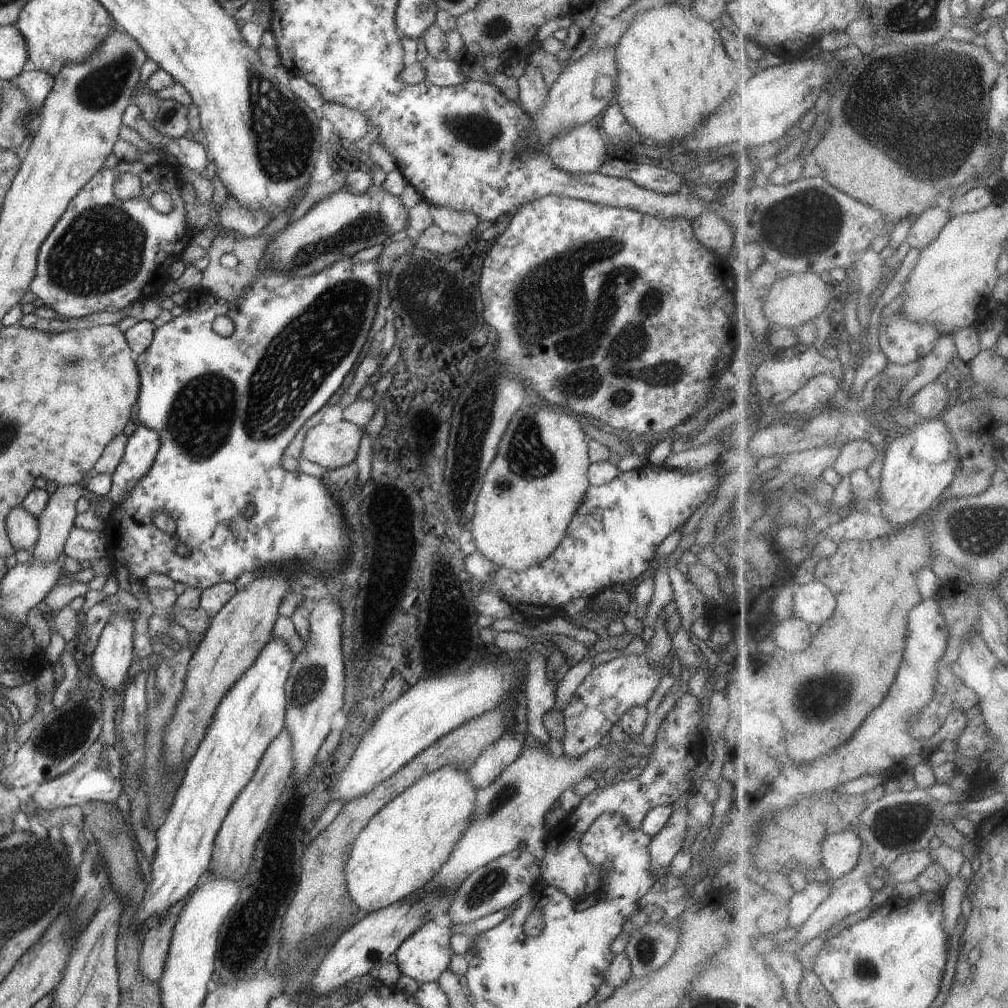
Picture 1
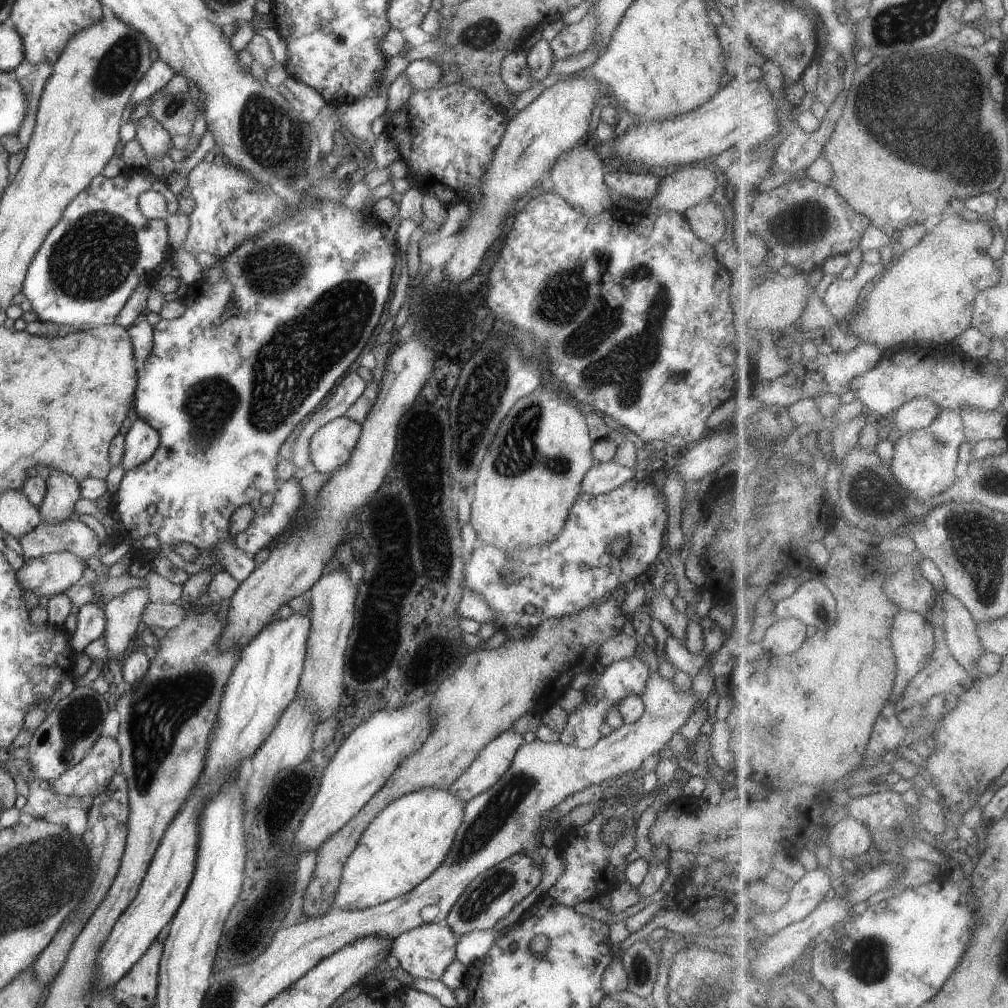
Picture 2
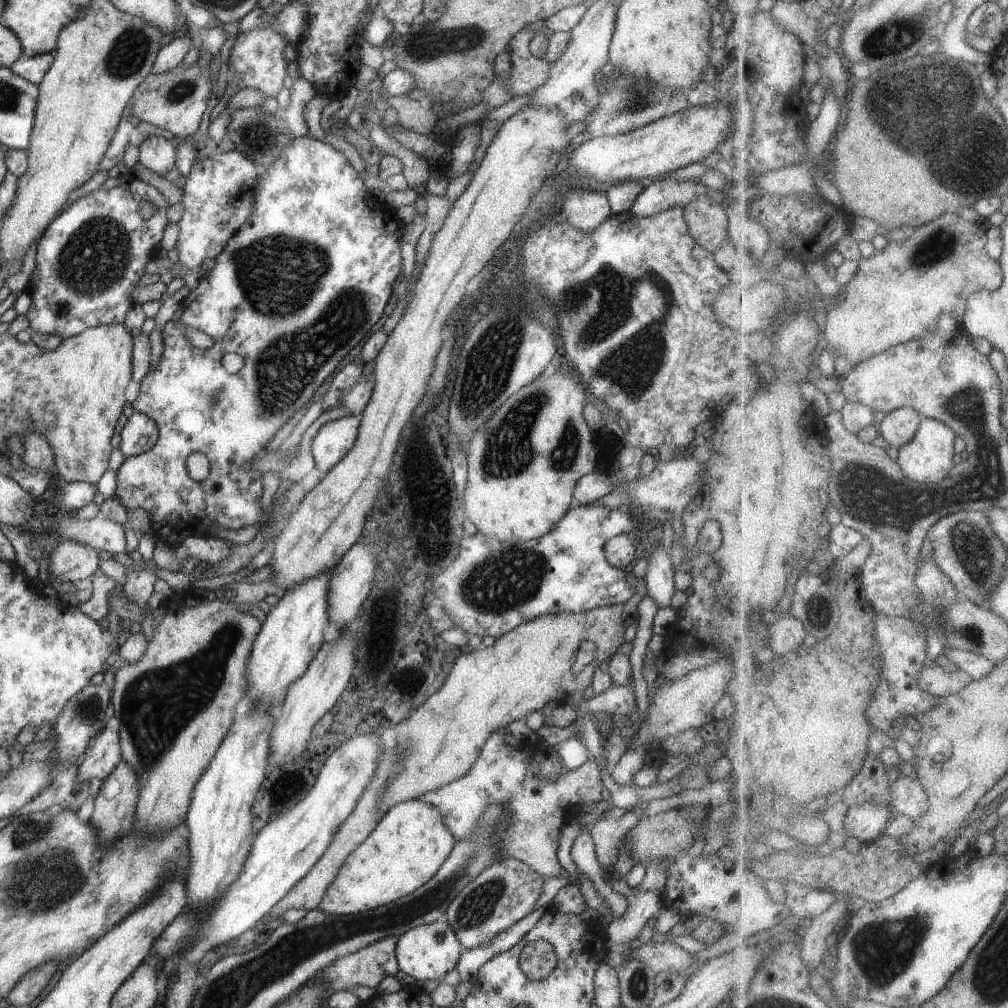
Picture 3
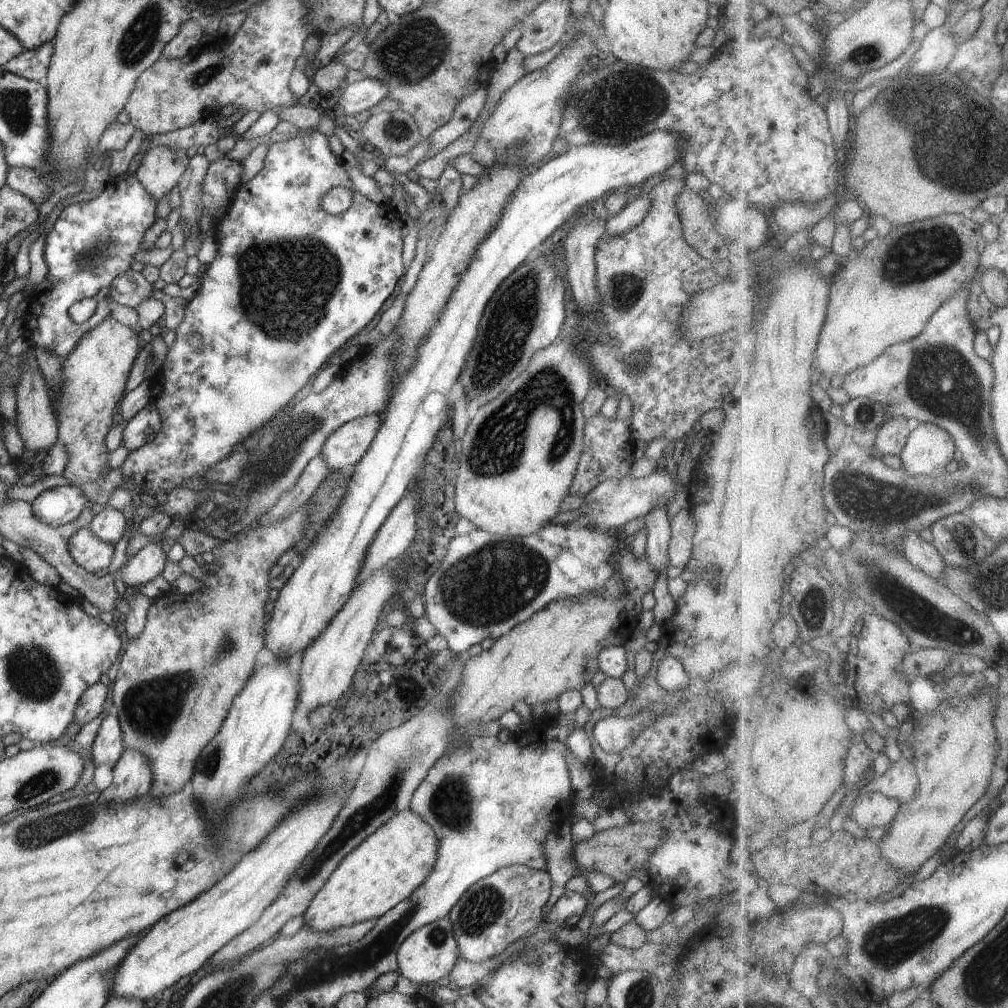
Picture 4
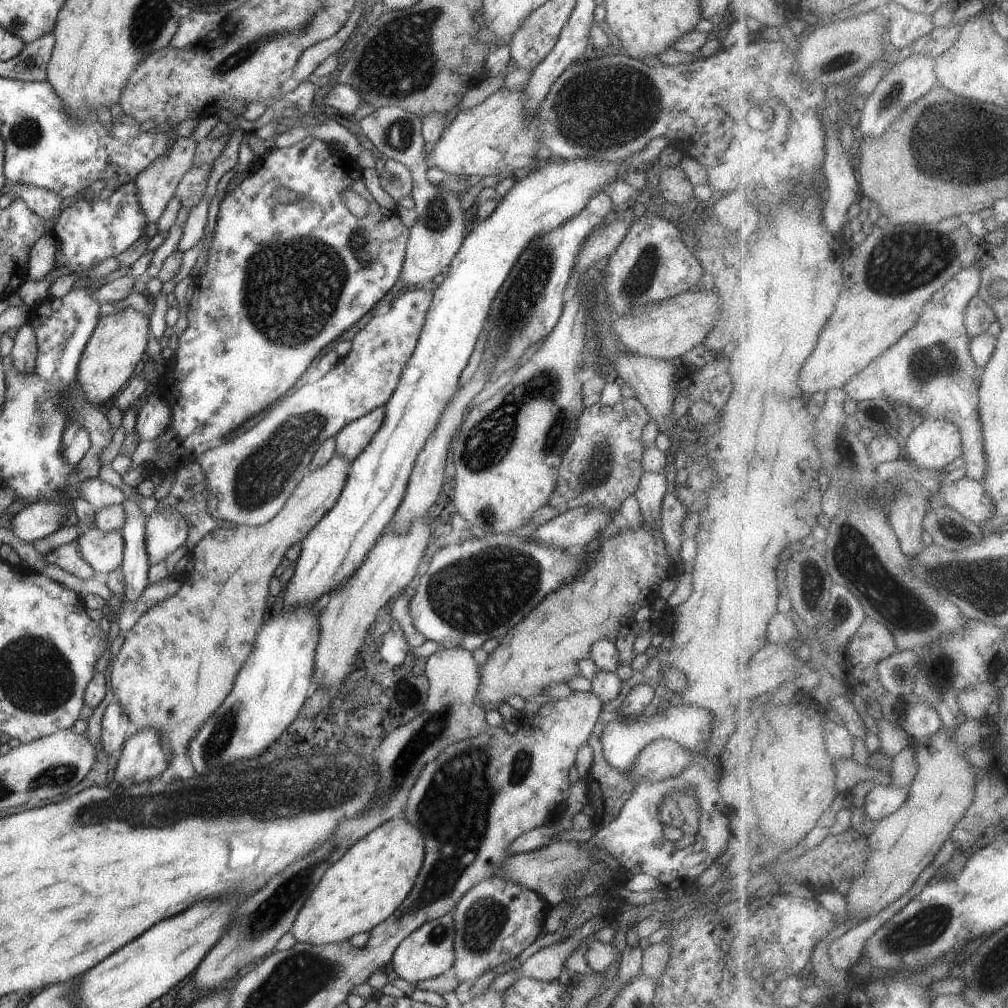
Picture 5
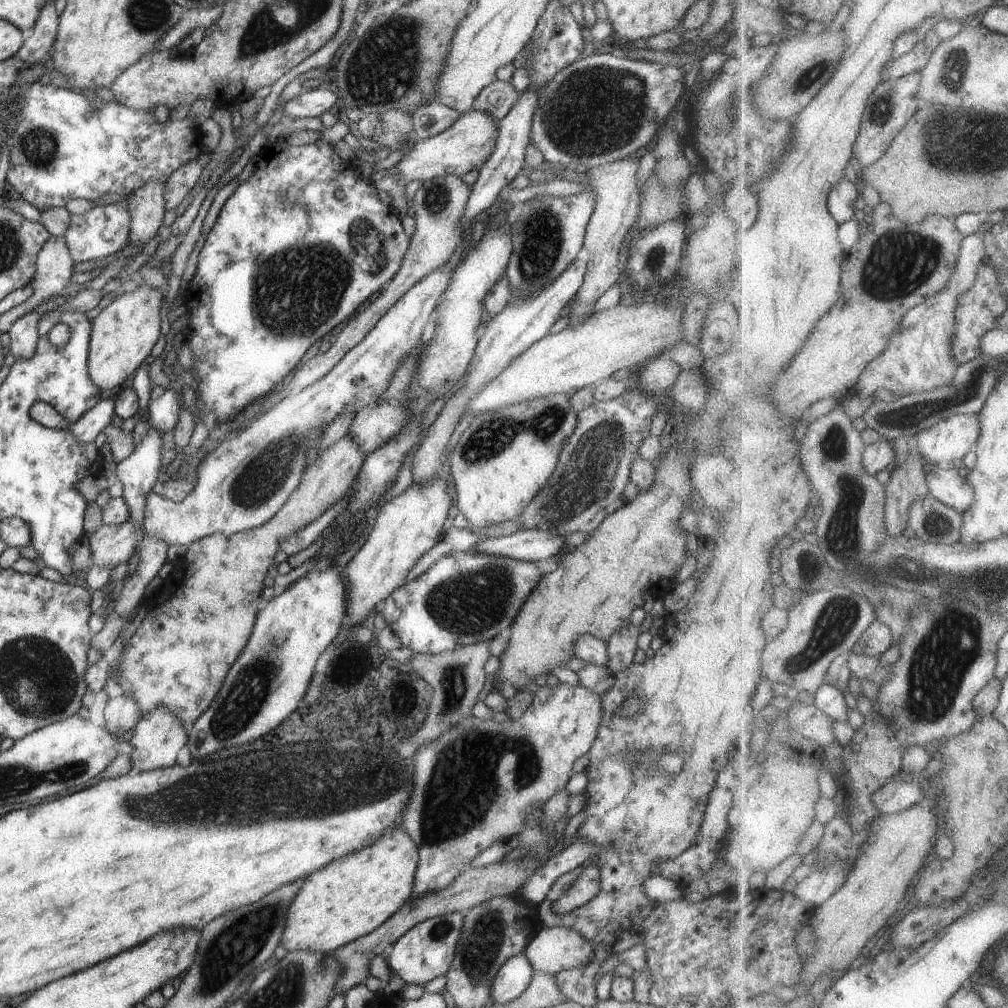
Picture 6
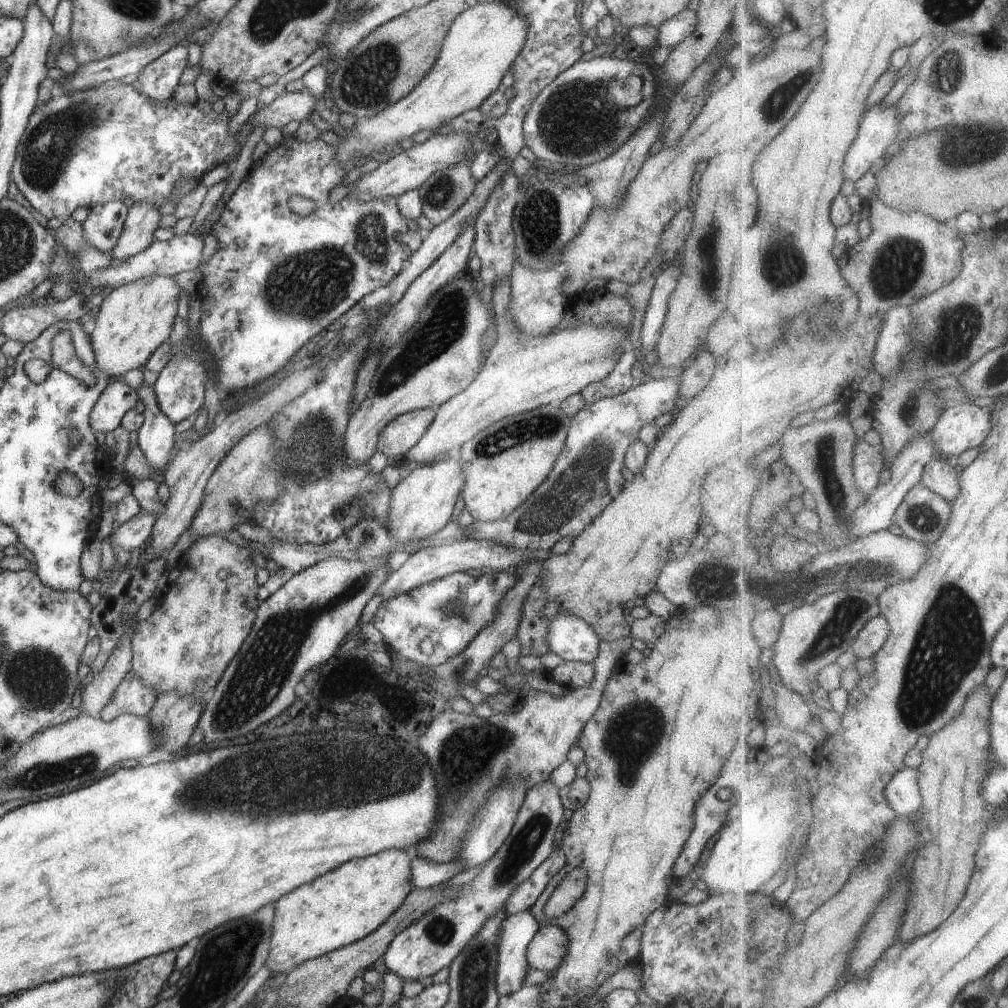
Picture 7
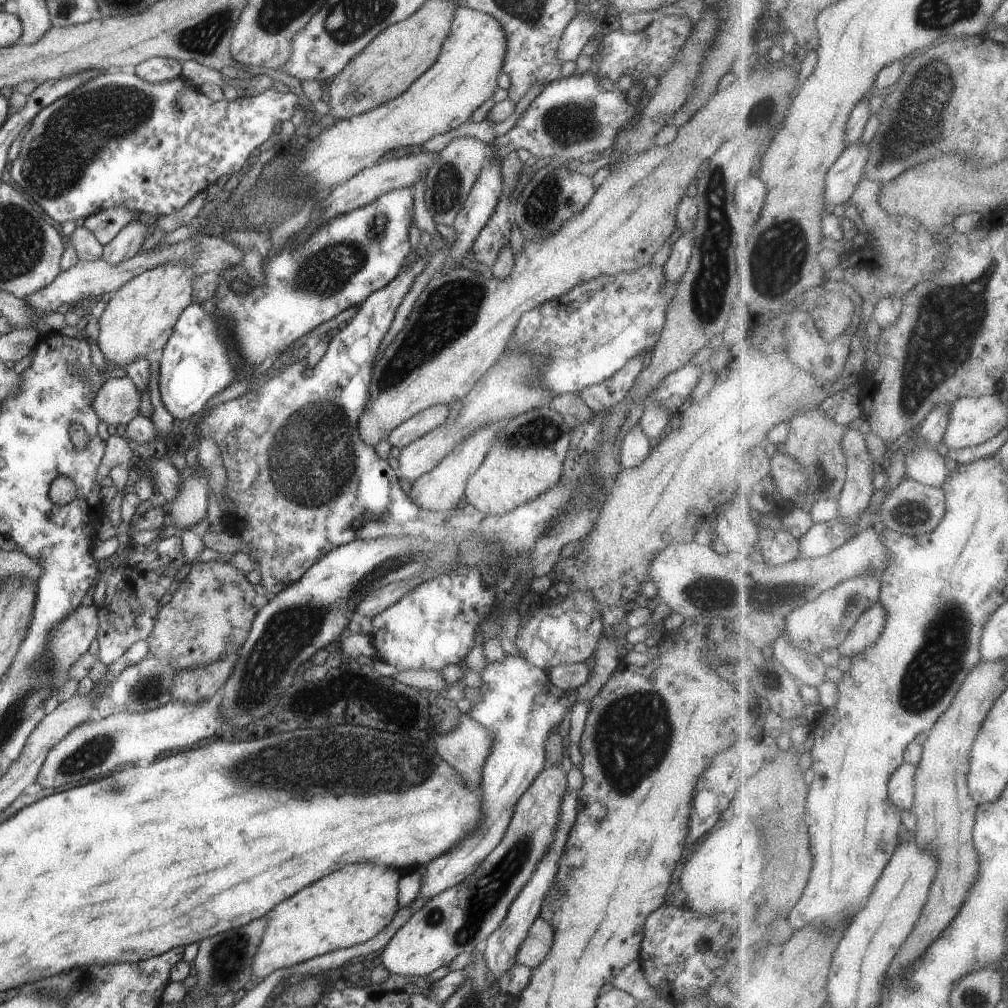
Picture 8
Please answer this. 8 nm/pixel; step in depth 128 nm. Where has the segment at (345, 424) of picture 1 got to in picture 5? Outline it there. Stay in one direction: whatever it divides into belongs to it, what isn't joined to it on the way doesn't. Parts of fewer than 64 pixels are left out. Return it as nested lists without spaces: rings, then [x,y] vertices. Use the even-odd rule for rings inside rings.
[[[385,406],[347,424],[335,436],[335,455],[352,462],[366,448],[385,417]]]

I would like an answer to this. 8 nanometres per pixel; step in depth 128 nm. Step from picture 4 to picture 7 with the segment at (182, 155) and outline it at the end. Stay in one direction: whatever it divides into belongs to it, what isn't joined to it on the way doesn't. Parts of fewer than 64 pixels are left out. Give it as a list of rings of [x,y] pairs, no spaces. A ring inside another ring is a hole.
[[[144,199],[133,203],[116,246],[109,250],[112,259],[130,258],[148,248],[155,240],[153,234],[159,227],[161,217],[159,208],[151,200]]]

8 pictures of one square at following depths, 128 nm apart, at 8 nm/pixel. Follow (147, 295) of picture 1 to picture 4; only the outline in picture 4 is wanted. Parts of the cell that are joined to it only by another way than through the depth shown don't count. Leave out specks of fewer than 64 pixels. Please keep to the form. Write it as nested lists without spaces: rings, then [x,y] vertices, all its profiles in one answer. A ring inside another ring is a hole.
[[[128,173],[108,182],[98,198],[69,205],[62,209],[52,230],[45,236],[44,240],[44,260],[48,266],[46,278],[52,282],[52,286],[45,291],[36,293],[31,298],[26,316],[23,319],[26,338],[31,339],[34,346],[38,345],[55,350],[64,358],[73,351],[78,341],[91,328],[108,318],[112,318],[112,308],[115,304],[109,298],[111,286],[114,280],[120,278],[123,272],[130,269],[134,254],[141,249],[143,240],[148,235],[146,230],[157,219],[156,204],[154,197],[143,187],[135,173]],[[88,297],[97,300],[97,308],[94,314],[81,324],[72,321],[72,318],[68,315],[68,308],[78,300],[84,300]]]

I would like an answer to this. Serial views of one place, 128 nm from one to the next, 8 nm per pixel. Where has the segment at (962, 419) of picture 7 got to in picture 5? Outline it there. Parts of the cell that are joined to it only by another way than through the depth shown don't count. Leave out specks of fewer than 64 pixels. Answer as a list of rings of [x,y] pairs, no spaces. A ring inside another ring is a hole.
[[[932,417],[912,430],[904,440],[905,456],[920,468],[945,469],[965,453],[965,440],[956,423]]]

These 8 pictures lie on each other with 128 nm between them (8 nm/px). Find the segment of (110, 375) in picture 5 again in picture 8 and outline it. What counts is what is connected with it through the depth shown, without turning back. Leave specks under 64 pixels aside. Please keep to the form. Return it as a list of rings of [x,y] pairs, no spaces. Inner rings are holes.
[[[164,262],[124,284],[106,299],[106,309],[99,319],[100,334],[96,338],[110,368],[126,366],[136,358],[147,358],[150,352],[162,350],[173,334],[180,314],[192,304],[192,282],[196,272],[188,266]]]

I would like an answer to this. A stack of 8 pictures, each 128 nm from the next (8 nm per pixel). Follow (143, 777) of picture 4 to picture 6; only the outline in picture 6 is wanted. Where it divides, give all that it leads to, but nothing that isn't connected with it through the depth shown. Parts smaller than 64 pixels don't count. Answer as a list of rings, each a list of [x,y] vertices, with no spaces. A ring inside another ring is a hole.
[[[158,707],[148,714],[143,714],[130,732],[128,745],[131,768],[144,772],[176,765],[178,752],[187,744],[187,732],[188,728],[182,725],[166,707]]]

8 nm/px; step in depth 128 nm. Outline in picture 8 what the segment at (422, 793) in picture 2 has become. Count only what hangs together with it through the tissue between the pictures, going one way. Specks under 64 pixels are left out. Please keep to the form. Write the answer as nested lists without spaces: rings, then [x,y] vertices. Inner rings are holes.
[[[350,864],[284,900],[266,914],[267,929],[255,955],[252,973],[266,979],[276,970],[374,938],[392,922],[400,908],[400,877],[398,870],[382,864]]]

